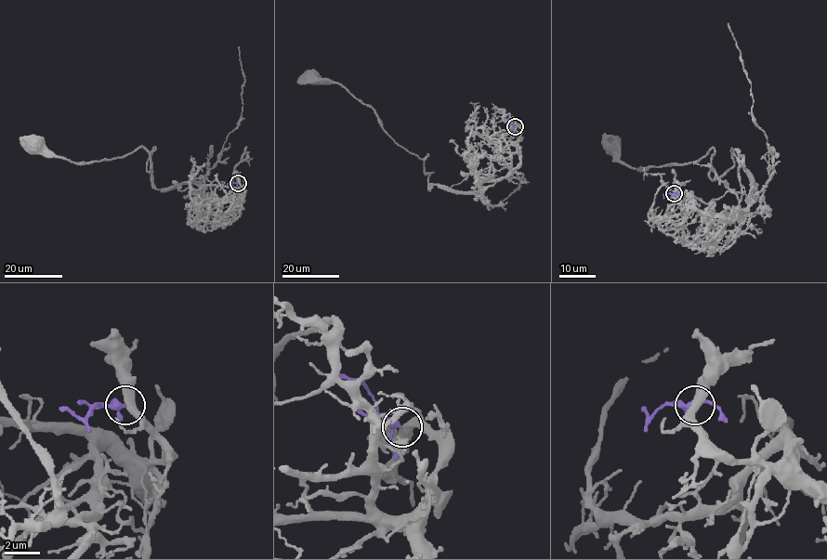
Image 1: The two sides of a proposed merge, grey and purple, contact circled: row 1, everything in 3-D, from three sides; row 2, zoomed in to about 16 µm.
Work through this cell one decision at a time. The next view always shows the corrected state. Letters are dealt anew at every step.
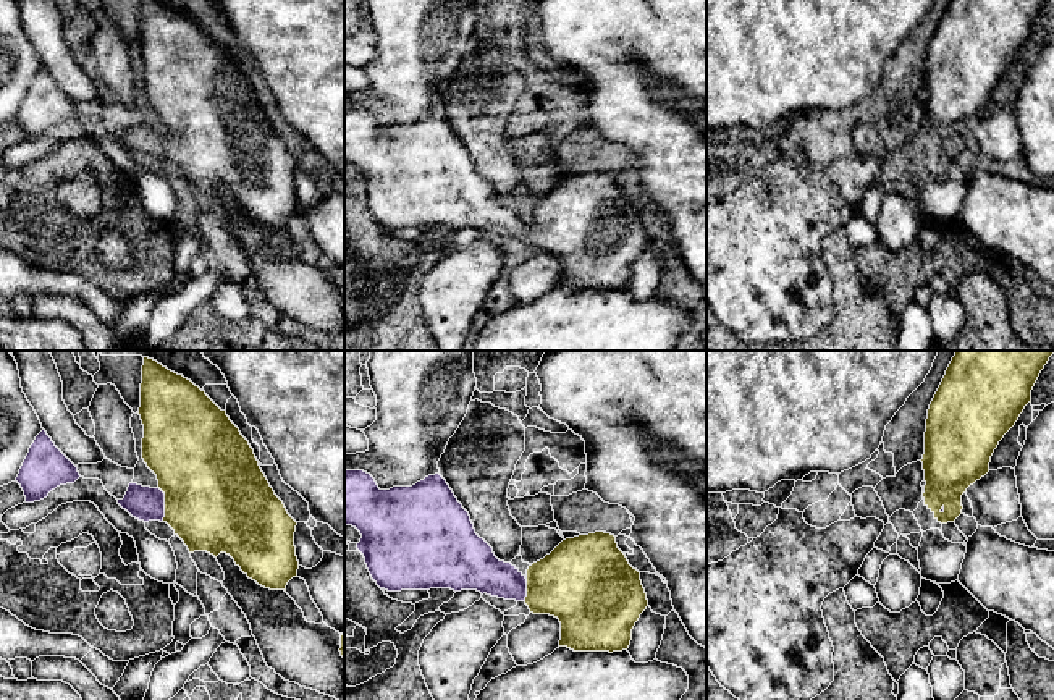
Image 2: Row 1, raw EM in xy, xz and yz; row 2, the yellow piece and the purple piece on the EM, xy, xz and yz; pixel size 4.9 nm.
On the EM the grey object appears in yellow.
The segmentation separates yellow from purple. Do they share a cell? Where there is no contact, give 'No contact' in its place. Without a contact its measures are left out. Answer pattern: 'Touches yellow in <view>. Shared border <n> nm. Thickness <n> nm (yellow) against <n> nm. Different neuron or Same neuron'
Touches yellow in xy. Shared border 170 nm. Thickness 500 nm (yellow) against 170 nm. Same neuron

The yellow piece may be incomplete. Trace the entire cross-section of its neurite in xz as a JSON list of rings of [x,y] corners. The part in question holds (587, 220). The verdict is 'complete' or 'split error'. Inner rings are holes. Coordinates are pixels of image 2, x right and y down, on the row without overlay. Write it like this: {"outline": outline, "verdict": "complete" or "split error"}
{"outline": [[[344,108],[344,163],[356,165],[362,176],[357,188],[364,192],[367,207],[380,226],[388,230],[451,226],[477,228],[504,238],[524,239],[533,252],[550,252],[561,260],[559,285],[574,289],[622,289],[632,278],[632,267],[647,247],[648,238],[626,192],[618,186],[616,175],[605,170],[563,178],[550,192],[529,204],[524,213],[511,200],[500,199],[493,186],[475,171],[469,150],[454,134],[446,118],[428,113],[412,124],[380,128],[375,116],[364,108]]], "verdict": "split error"}

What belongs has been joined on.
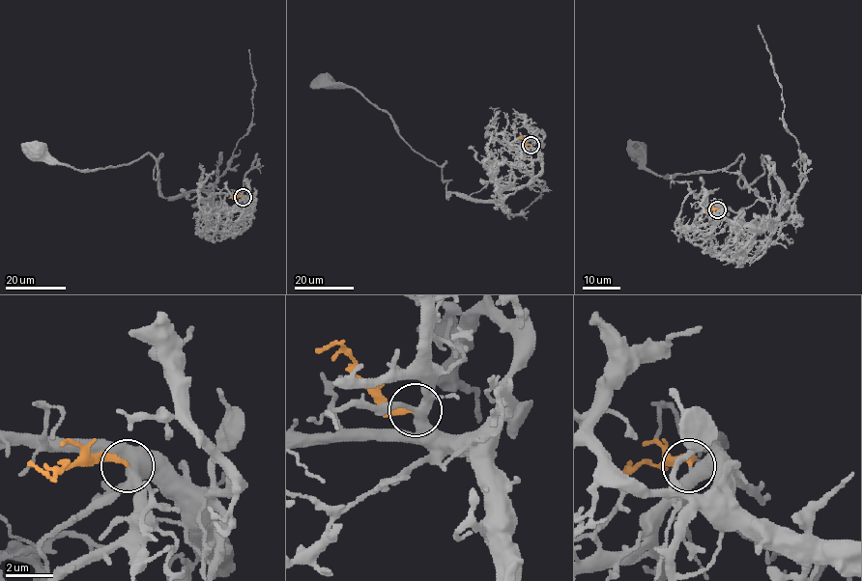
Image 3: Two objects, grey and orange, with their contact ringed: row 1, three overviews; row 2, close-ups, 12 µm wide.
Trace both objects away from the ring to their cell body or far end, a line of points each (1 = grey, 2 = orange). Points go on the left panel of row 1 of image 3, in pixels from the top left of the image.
1: (243, 197), (250, 212), (218, 208), (201, 191), (164, 197), (148, 153), (74, 170), (37, 151)
2: (243, 197), (230, 197)

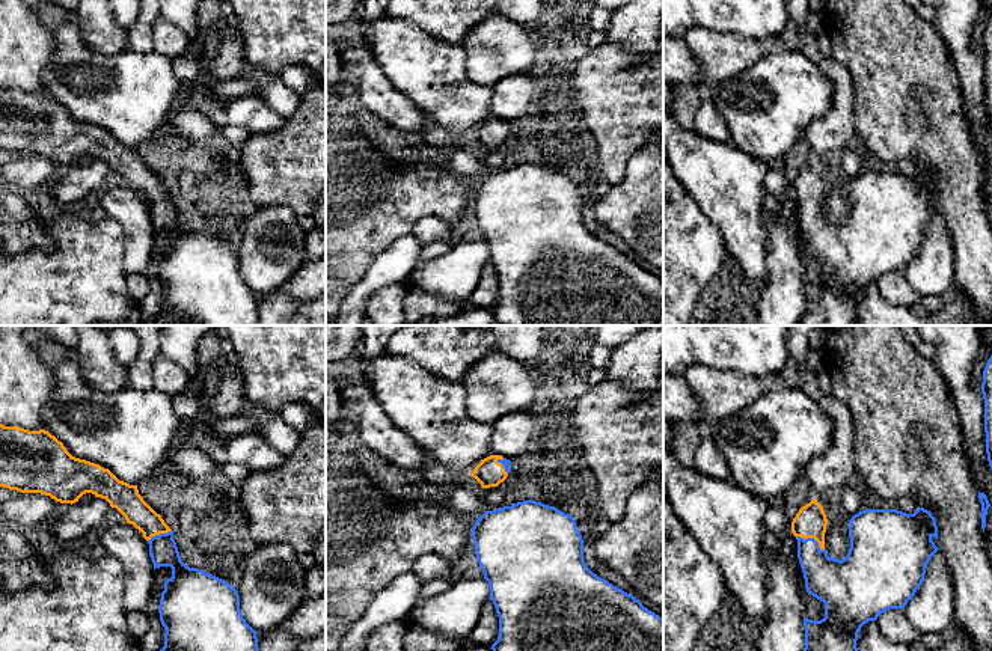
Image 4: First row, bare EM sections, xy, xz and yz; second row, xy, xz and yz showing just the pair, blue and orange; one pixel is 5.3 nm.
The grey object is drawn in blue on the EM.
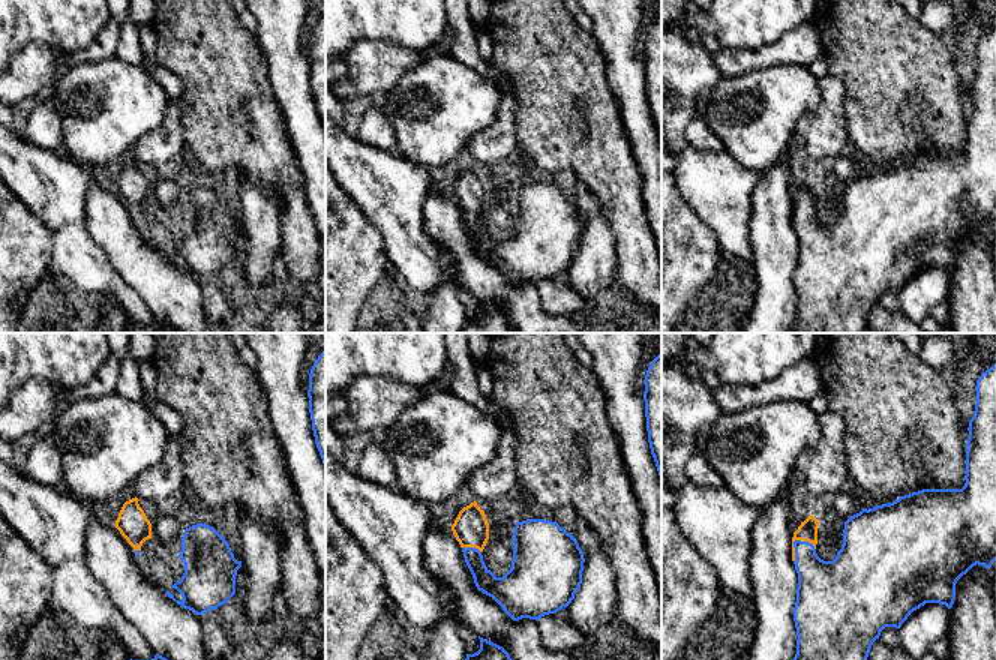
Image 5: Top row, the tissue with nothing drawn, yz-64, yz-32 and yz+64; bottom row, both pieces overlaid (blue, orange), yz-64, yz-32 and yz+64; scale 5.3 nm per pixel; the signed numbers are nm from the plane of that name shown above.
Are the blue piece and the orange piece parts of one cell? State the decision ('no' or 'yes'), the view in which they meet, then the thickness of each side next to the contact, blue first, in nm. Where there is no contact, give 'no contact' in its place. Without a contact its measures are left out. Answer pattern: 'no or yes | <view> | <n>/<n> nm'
yes | yz | 240/170 nm

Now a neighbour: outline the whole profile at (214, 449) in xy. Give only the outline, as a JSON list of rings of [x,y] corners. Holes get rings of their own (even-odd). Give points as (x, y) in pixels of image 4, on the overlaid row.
[[[205,439],[201,442],[199,448],[217,464],[223,466],[229,463],[229,452],[228,448],[220,443],[219,440]]]

